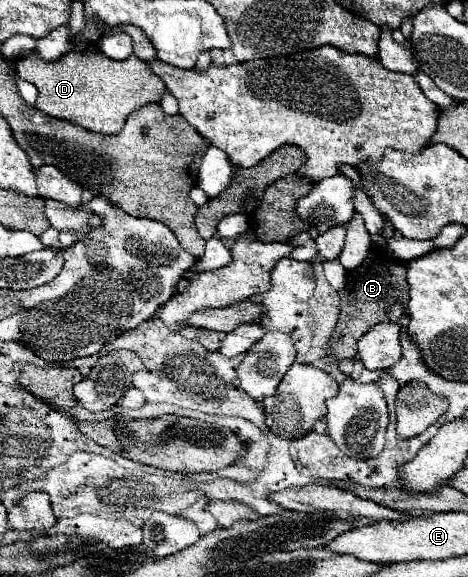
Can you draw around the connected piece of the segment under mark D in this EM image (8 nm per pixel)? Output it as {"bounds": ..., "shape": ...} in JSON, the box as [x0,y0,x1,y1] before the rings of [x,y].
{"bounds":[17,43,165,135],"shape":[[[87,43],[85,49],[73,49],[69,53],[65,53],[63,57],[59,57],[59,61],[45,61],[41,57],[37,57],[35,53],[25,55],[23,59],[17,61],[17,75],[29,83],[33,83],[39,89],[39,99],[35,103],[35,107],[51,117],[69,121],[73,125],[79,125],[87,131],[93,133],[103,133],[103,135],[115,135],[121,131],[121,127],[125,125],[125,119],[141,109],[147,103],[157,103],[161,99],[161,95],[165,93],[165,85],[159,77],[155,77],[155,73],[151,73],[151,69],[147,69],[147,63],[141,61],[139,57],[131,55],[129,59],[123,61],[115,61],[109,59],[107,55],[103,55],[103,51],[97,47],[97,43]]]}

